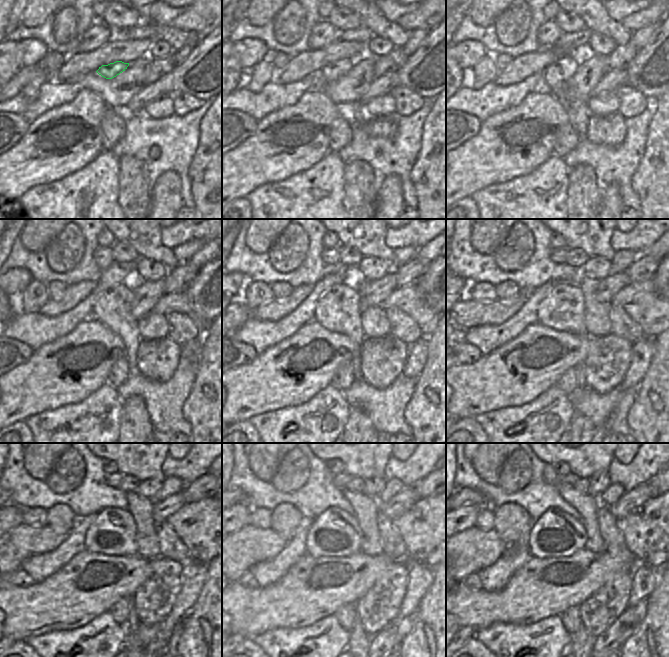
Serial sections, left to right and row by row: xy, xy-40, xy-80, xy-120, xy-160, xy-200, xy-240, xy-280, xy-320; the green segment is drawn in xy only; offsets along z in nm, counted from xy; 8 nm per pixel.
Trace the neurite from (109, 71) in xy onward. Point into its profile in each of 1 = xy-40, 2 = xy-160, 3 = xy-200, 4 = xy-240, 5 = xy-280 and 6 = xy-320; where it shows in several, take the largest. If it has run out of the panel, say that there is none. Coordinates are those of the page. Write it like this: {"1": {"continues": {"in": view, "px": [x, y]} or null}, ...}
{"1": {"continues": {"in": "xy-40", "px": [333, 71]}}, "2": {"continues": {"in": "xy-160", "px": [339, 309]}}, "3": {"continues": {"in": "xy-200", "px": [563, 309]}}, "4": {"continues": {"in": "xy-240", "px": [114, 532]}}, "5": {"continues": {"in": "xy-280", "px": [335, 533]}}, "6": {"continues": {"in": "xy-320", "px": [556, 533]}}}

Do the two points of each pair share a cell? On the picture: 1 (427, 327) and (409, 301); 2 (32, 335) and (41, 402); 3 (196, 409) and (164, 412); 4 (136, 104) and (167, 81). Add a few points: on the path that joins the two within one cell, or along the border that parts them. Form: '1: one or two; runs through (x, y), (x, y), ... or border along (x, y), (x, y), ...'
1: one; runs through (427, 321), (415, 307)
2: two; border along (55, 339), (42, 344), (33, 351)
3: two; border along (191, 388), (183, 404), (183, 417), (190, 432)
4: one; runs through (144, 97), (159, 88)

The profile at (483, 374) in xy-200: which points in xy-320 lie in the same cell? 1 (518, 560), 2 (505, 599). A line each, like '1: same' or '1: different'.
1: different
2: same

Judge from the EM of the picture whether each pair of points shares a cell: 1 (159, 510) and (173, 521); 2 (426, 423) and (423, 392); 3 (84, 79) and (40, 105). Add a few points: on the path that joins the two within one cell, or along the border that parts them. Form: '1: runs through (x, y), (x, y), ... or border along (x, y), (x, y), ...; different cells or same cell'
1: border along (184, 504), (164, 520); different cells
2: runs through (426, 415), (426, 400); same cell
3: border along (64, 81), (79, 83), (85, 88); different cells

